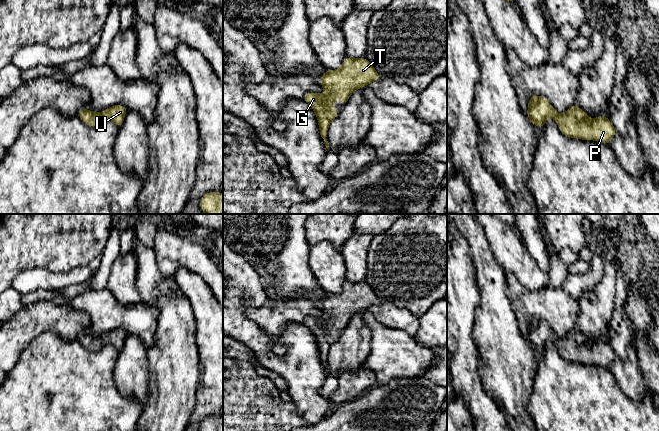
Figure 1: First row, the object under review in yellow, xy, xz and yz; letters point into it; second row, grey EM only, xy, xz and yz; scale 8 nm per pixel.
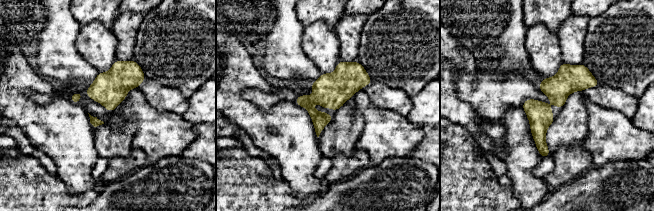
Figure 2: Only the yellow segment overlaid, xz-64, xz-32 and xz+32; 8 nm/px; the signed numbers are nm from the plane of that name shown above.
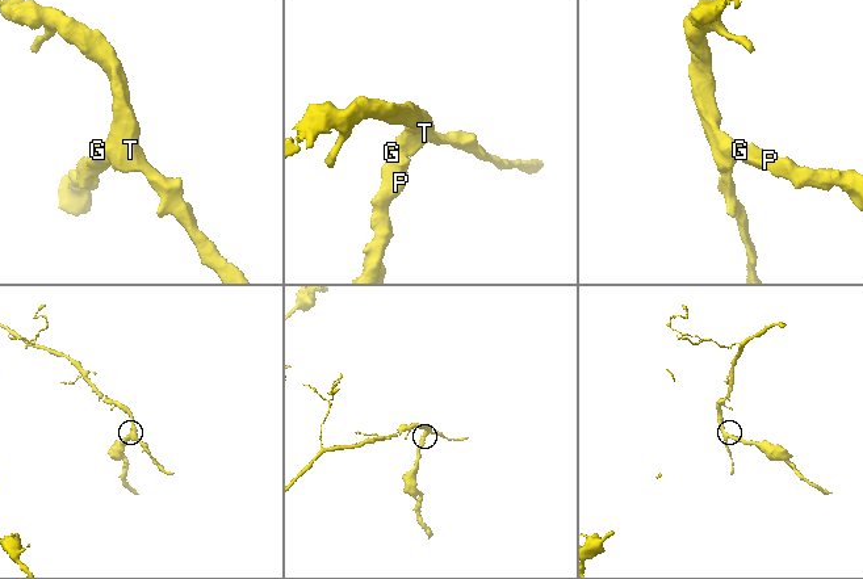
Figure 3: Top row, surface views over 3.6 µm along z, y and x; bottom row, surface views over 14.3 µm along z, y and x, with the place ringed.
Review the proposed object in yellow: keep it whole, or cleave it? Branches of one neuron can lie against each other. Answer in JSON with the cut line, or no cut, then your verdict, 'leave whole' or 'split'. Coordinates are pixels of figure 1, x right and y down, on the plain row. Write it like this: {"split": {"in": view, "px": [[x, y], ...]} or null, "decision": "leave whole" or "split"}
{"split": null, "decision": "leave whole"}

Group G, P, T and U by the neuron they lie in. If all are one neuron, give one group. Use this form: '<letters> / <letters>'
G P T U

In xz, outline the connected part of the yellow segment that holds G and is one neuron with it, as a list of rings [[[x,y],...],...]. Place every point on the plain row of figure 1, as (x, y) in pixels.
[[[346,280],[340,293],[327,294],[320,301],[322,312],[327,316],[326,320],[314,316],[307,316],[304,319],[302,324],[314,334],[320,359],[328,374],[329,367],[326,361],[329,348],[339,339],[339,336],[332,330],[332,326],[339,322],[344,329],[355,314],[380,303],[381,300],[365,281],[349,282]]]

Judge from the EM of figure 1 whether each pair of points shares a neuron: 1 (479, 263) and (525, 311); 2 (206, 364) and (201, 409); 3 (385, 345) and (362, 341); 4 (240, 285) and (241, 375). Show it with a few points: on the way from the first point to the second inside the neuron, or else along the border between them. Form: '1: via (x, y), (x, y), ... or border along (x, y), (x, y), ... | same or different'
1: border along (505, 275), (507, 290) | different
2: via (207, 375), (207, 398) | same
3: border along (364, 321), (370, 332), (370, 352), (362, 365) | different
4: border along (233, 338), (241, 341), (255, 357) | different

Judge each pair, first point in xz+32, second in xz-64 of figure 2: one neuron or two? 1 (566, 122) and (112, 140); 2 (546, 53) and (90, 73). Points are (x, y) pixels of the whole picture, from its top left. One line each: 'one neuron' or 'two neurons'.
1: one neuron
2: two neurons

